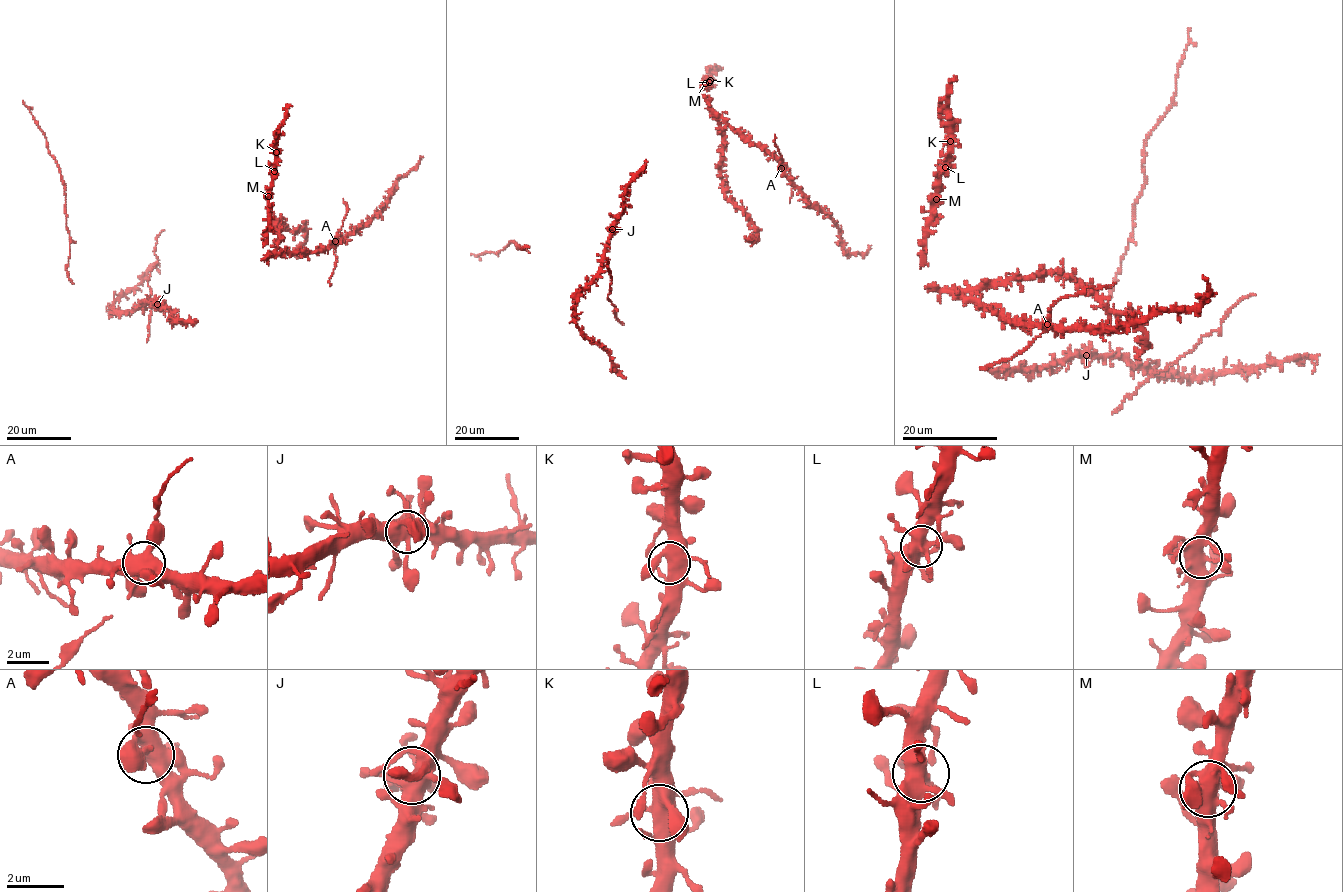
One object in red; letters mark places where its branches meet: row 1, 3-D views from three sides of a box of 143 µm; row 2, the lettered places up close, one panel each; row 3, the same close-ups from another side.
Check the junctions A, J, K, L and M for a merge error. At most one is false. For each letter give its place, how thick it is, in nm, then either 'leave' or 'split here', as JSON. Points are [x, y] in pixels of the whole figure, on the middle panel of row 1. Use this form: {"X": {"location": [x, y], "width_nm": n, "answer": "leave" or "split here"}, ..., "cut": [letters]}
{"A": {"location": [781, 168], "width_nm": 500, "answer": "leave"}, "J": {"location": [612, 229], "width_nm": 480, "answer": "leave"}, "K": {"location": [710, 80], "width_nm": 500, "answer": "leave"}, "L": {"location": [709, 82], "width_nm": 480, "answer": "leave"}, "M": {"location": [705, 83], "width_nm": 480, "answer": "leave"}, "cut": []}

